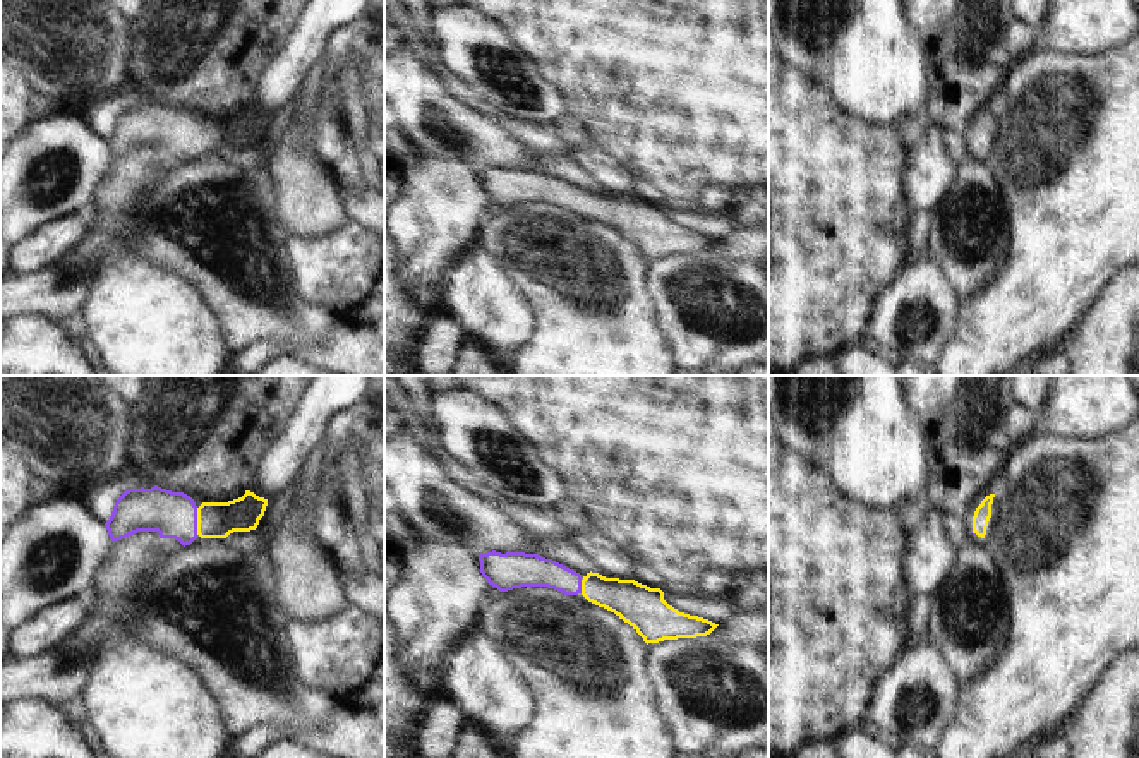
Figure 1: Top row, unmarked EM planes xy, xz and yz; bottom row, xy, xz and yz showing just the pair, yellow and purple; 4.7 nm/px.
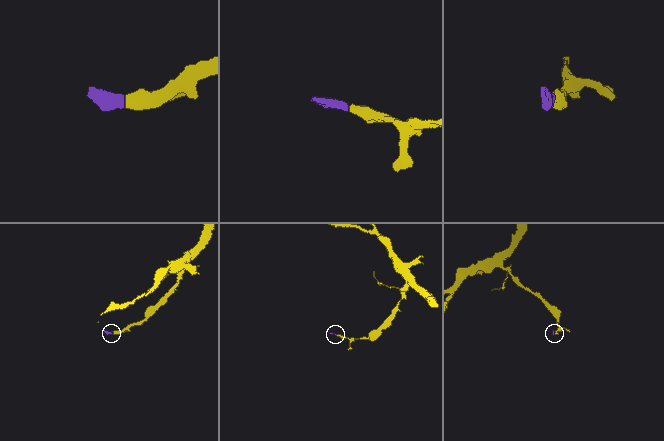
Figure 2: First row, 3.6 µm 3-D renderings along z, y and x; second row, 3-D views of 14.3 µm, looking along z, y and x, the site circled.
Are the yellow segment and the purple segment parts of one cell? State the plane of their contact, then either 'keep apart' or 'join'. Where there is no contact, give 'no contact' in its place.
contact in xy; join

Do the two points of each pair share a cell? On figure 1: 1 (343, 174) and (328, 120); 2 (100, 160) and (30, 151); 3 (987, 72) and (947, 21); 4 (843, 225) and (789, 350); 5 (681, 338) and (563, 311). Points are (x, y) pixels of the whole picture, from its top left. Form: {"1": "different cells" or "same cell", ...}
{"1": "same cell", "2": "same cell", "3": "same cell", "4": "same cell", "5": "different cells"}

